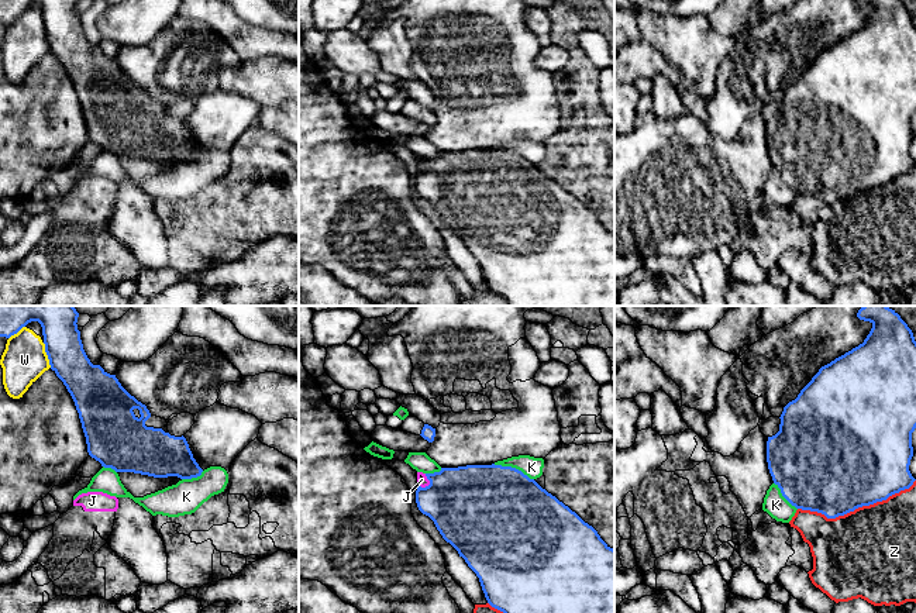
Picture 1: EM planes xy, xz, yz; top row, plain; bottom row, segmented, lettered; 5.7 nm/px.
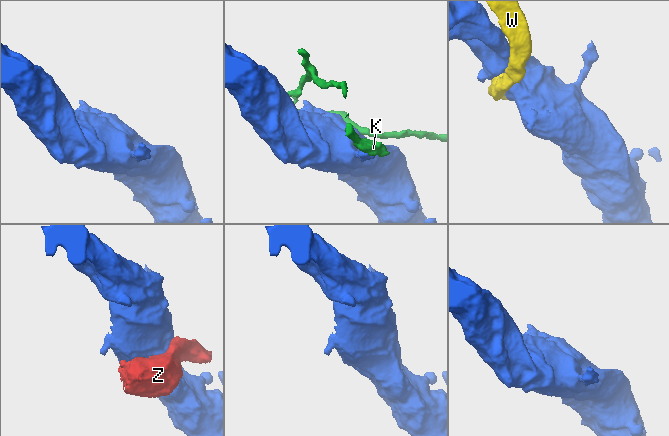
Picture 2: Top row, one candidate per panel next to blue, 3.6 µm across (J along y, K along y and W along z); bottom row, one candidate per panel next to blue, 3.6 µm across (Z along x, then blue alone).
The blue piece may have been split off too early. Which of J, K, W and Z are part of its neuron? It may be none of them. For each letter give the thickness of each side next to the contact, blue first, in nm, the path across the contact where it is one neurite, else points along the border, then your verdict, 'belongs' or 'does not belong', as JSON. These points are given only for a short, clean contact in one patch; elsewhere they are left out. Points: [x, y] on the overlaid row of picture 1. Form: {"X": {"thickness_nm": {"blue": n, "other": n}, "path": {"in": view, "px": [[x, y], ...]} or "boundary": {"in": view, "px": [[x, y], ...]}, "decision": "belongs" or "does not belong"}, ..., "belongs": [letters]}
{"J": {"thickness_nm": {"blue": 440, "other": 60}, "boundary": {"in": "xz", "px": [[426, 474], [429, 484], [417, 486]]}, "decision": "does not belong"}, "K": {"thickness_nm": {"blue": 500, "other": 120}, "decision": "does not belong"}, "W": {"thickness_nm": {"blue": 220, "other": 260}, "decision": "does not belong"}, "Z": {"thickness_nm": {"blue": 500, "other": 480}, "decision": "does not belong"}, "belongs": []}

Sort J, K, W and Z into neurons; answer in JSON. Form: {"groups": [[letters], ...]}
{"groups": [["J", "Z"], ["K"], ["W"]]}

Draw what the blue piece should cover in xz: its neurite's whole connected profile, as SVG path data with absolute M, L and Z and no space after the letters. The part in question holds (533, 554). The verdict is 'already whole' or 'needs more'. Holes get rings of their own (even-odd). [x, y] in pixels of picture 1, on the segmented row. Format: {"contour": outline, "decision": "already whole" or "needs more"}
{"contour": "M466 465L441 468L440 472L426 473L430 485L417 486L416 503L419 510L428 516L442 538L450 543L479 578L488 603L503 613L614 613L614 550L610 548L598 531L585 523L575 512L543 489L534 479L521 471L502 465Z", "decision": "already whole"}

